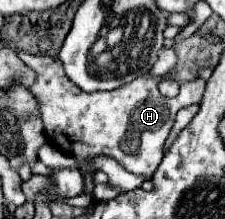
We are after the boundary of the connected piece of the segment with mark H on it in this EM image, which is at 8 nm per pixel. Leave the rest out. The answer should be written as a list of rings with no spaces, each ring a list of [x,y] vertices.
[[[22,48],[16,52],[20,60],[24,60],[24,64],[38,74],[38,80],[34,86],[30,86],[30,90],[40,102],[40,114],[50,142],[80,162],[88,162],[98,154],[108,154],[136,175],[152,176],[156,172],[160,160],[164,158],[162,146],[170,128],[174,126],[178,110],[201,102],[206,88],[206,80],[196,76],[182,84],[176,98],[166,98],[158,92],[160,78],[150,78],[146,74],[122,88],[88,94],[68,80],[60,60],[50,56],[32,56]]]

